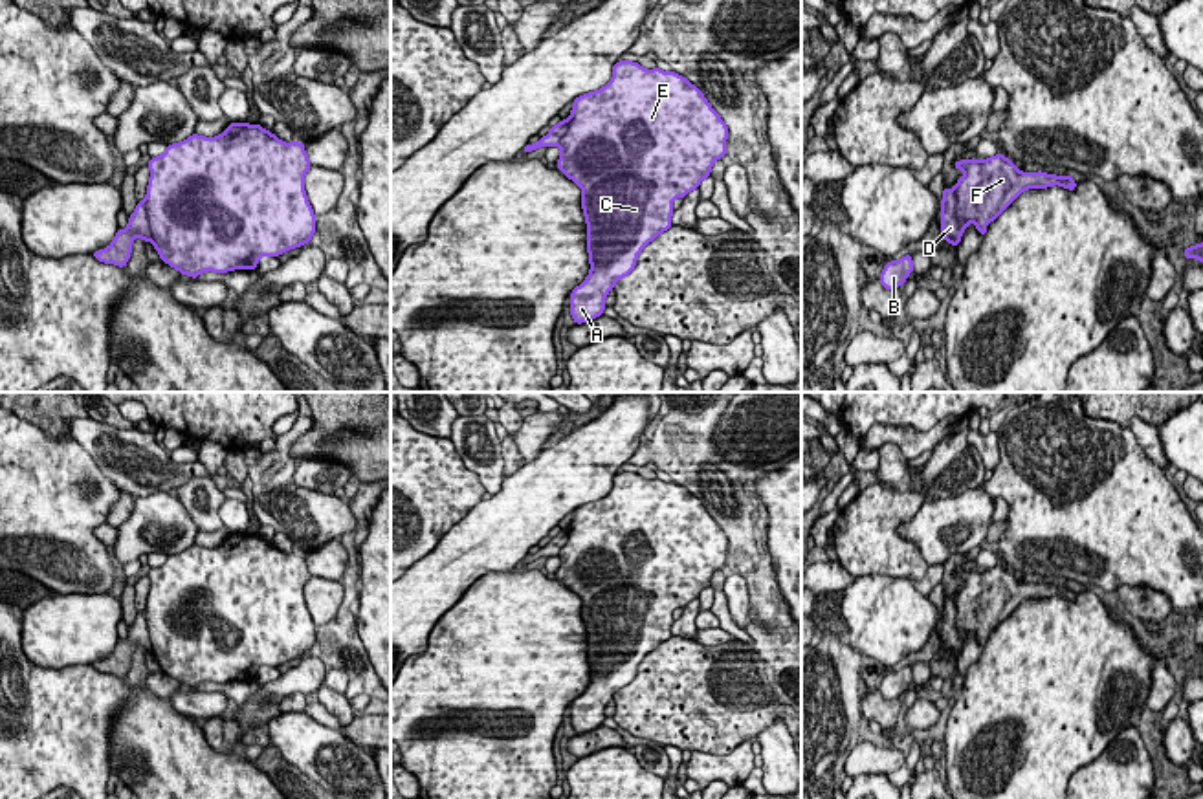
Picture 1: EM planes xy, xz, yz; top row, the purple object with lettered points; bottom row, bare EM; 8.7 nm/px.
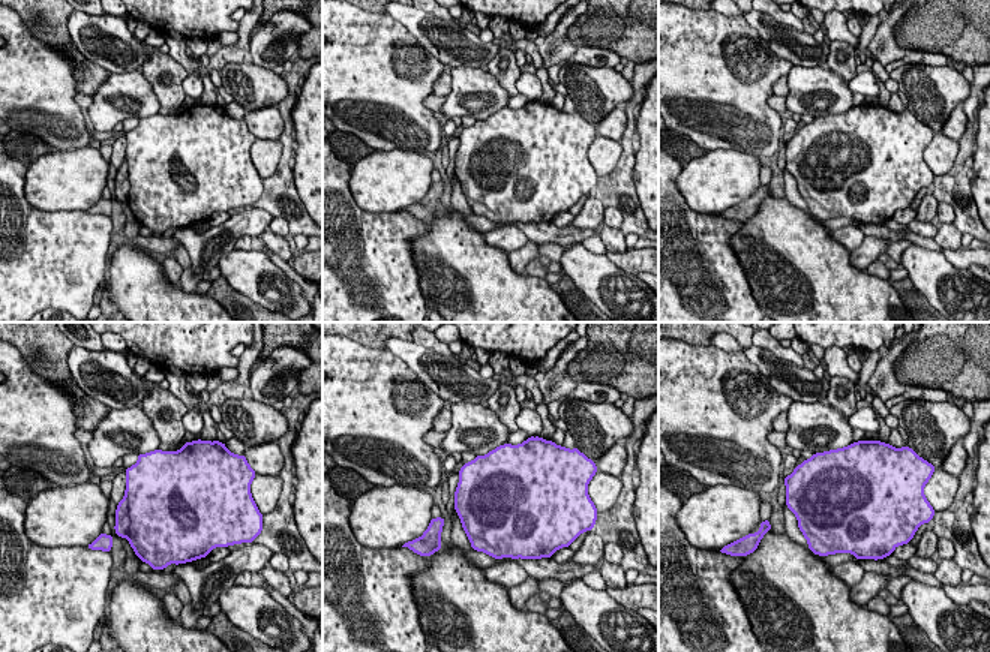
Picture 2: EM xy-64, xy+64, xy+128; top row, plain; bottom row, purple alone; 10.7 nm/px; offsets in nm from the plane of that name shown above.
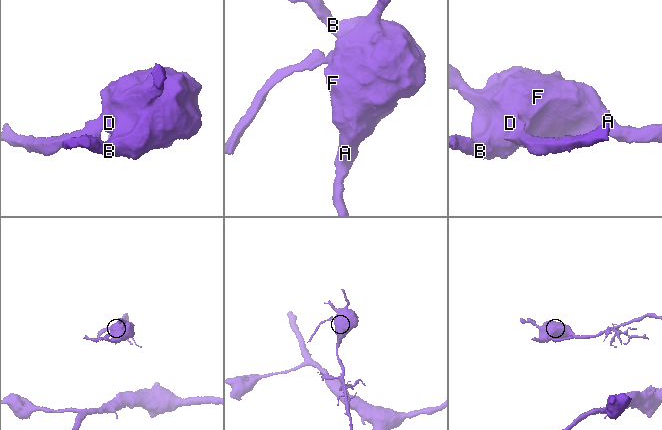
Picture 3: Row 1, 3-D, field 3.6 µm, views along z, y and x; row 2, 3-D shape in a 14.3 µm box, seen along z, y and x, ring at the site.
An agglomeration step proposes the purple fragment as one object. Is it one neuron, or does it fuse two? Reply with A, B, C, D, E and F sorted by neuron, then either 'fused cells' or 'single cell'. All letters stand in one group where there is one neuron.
groups A B C E F / D; fused cells

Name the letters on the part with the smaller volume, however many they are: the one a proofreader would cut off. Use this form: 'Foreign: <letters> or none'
Foreign: D

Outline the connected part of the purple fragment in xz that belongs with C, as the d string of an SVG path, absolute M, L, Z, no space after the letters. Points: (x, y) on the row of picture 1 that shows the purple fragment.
M631 60L616 62L603 88L576 97L567 121L556 167L581 187L590 271L568 297L581 324L603 313L607 293L635 269L644 246L671 227L673 200L695 191L726 154L728 126L686 77Z

